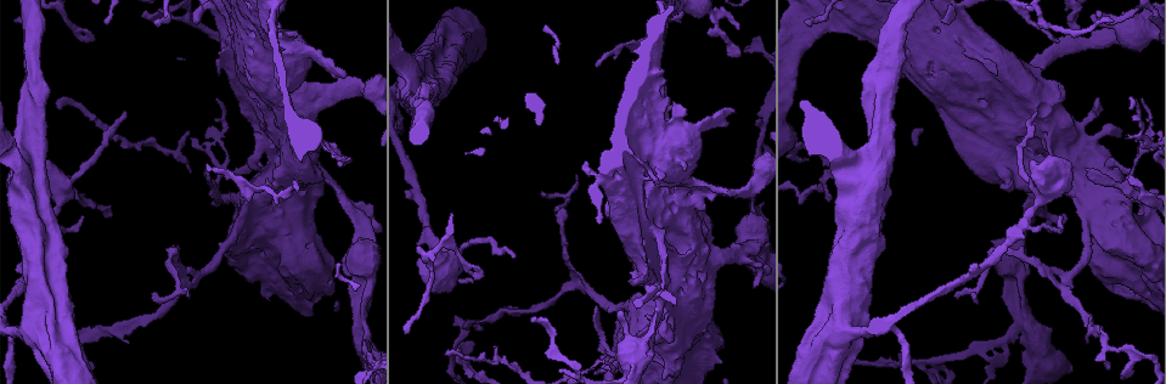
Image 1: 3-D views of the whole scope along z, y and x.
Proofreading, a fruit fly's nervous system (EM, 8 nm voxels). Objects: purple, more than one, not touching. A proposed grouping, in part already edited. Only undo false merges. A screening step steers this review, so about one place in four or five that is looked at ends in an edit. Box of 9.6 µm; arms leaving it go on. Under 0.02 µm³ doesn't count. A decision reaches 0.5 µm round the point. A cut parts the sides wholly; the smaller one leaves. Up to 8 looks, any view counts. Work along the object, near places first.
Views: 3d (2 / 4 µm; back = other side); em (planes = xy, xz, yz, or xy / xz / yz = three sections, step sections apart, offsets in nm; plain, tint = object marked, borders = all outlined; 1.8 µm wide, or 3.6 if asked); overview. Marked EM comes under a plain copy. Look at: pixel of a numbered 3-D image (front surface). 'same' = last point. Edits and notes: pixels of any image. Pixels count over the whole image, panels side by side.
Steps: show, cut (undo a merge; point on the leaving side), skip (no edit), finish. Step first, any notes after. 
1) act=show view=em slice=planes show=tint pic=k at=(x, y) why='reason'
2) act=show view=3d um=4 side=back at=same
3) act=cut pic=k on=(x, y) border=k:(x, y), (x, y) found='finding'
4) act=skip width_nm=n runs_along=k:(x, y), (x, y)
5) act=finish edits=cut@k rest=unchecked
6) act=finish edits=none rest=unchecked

act=show view=3d um=4 pic=1 at=(652, 118) why='closes a loop'

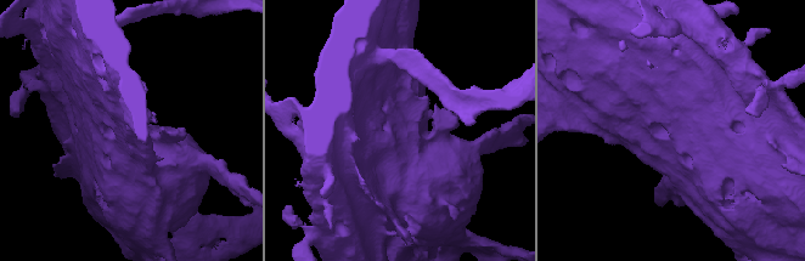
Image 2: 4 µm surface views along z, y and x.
act=show view=em um=3.6 slice=planes show=tint pic=2 at=(672, 131)

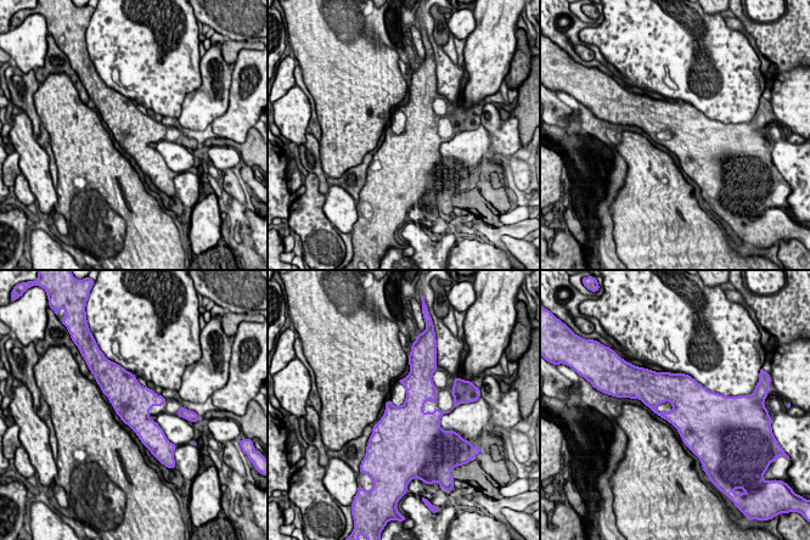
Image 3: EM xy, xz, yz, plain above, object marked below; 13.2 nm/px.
act=skip found='continuous, no second neuron'

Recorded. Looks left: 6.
act=show view=3d um=4 pic=1 at=(223, 196) why='abrupt turn'

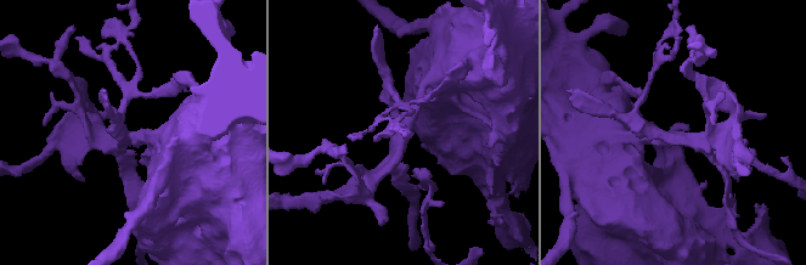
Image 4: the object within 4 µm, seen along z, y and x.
act=show view=em slice=planes show=tint pic=4 at=(657, 138) why='now the EM'

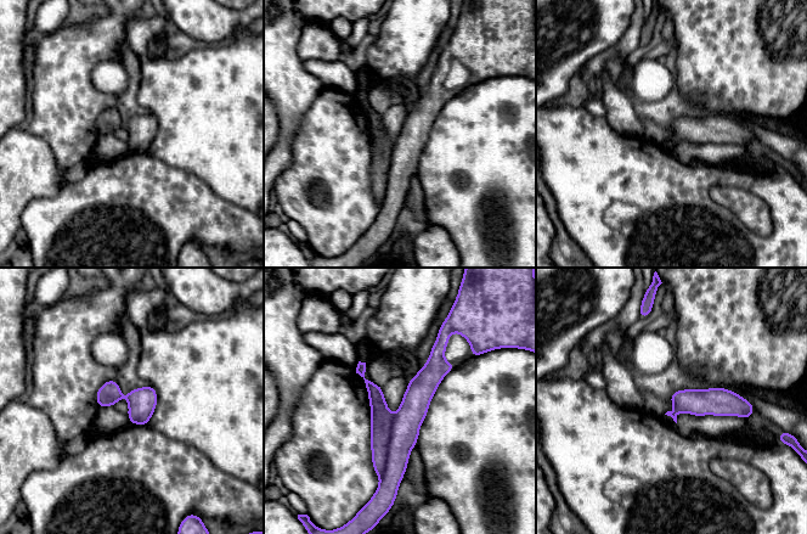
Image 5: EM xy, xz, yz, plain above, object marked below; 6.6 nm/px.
act=skip width_nm=180 runs_along=5:(438, 342), (394, 477) found='all the same neuron'

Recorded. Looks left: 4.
act=show view=em um=3.6 slice=xy step=8 show=tint pic=1 at=(297, 228) why='closes a loop'

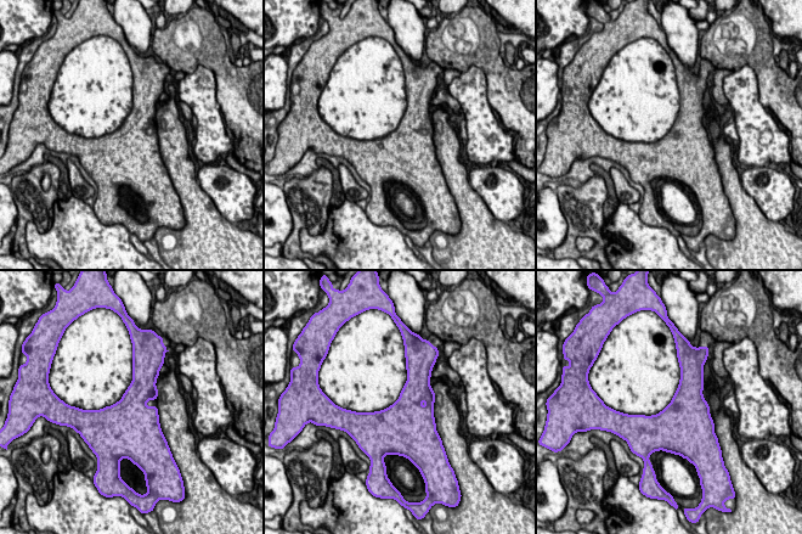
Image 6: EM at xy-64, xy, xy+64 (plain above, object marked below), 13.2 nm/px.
act=show view=em um=3.6 slice=planes show=tint at=same

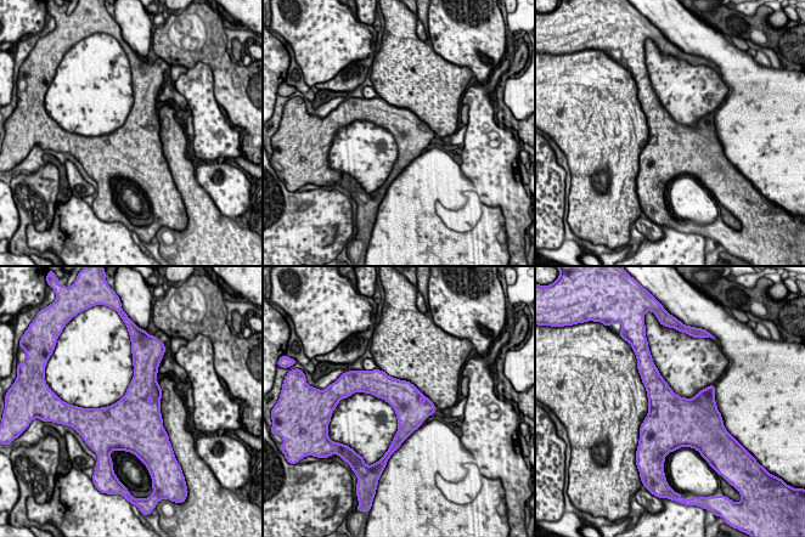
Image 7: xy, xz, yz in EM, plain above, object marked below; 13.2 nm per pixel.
act=skip width_nm=440 found='all the same neuron'

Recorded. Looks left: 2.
act=finish edits=none rest=unchecked

